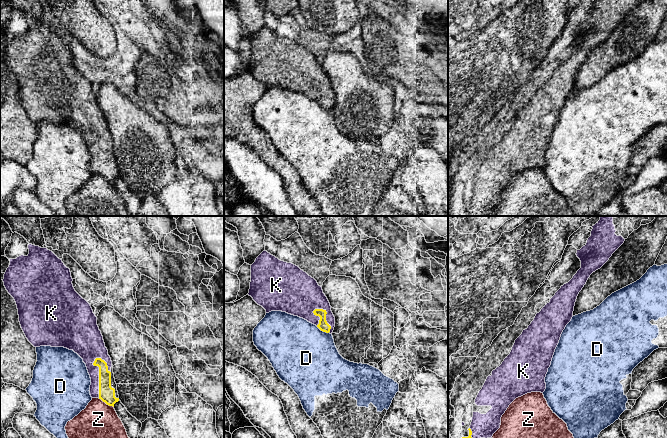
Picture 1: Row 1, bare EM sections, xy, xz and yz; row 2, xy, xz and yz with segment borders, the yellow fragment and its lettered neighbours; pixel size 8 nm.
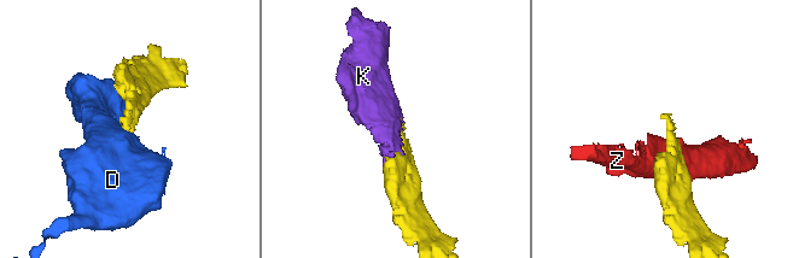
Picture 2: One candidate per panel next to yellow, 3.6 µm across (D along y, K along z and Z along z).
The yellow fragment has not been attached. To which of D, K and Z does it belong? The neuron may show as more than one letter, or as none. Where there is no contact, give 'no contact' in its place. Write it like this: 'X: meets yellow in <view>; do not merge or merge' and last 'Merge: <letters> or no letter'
D: meets yellow in xz; do not merge
K: meets yellow in xy; merge
Z: meets yellow in xy; do not merge
Merge: K

